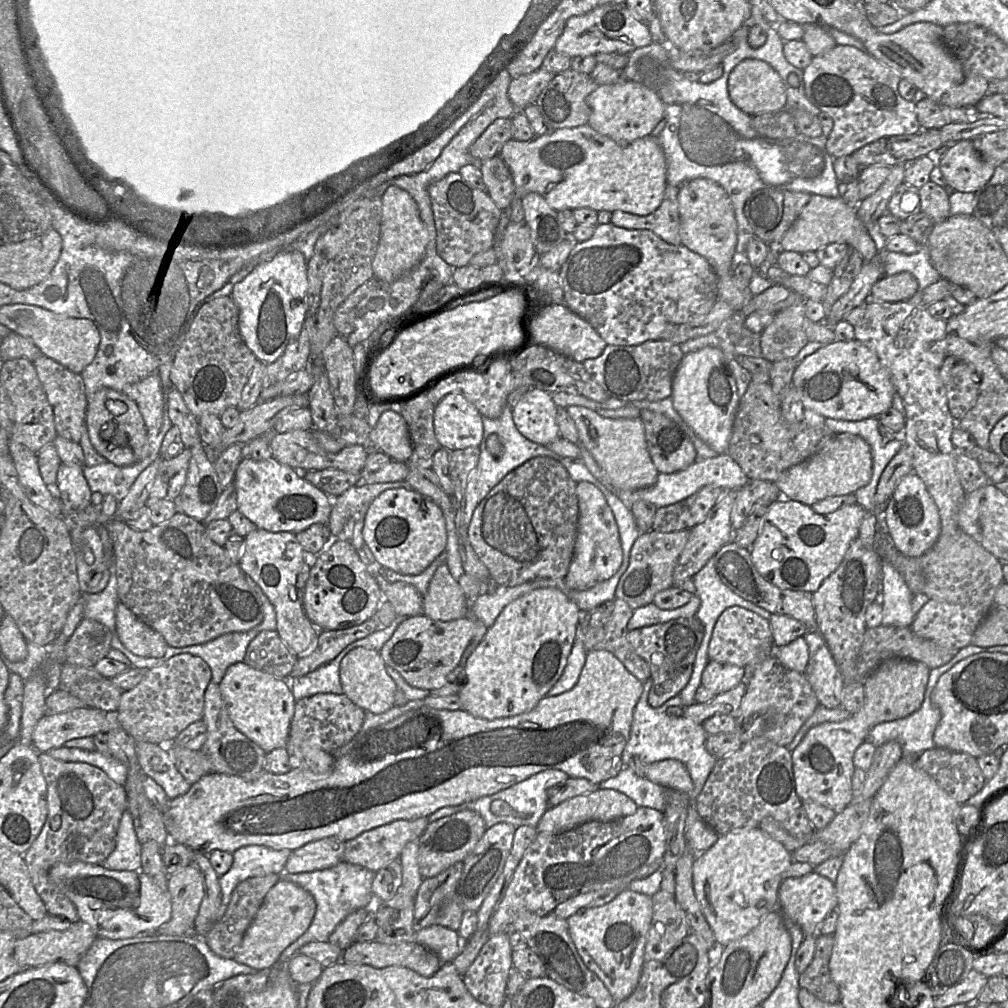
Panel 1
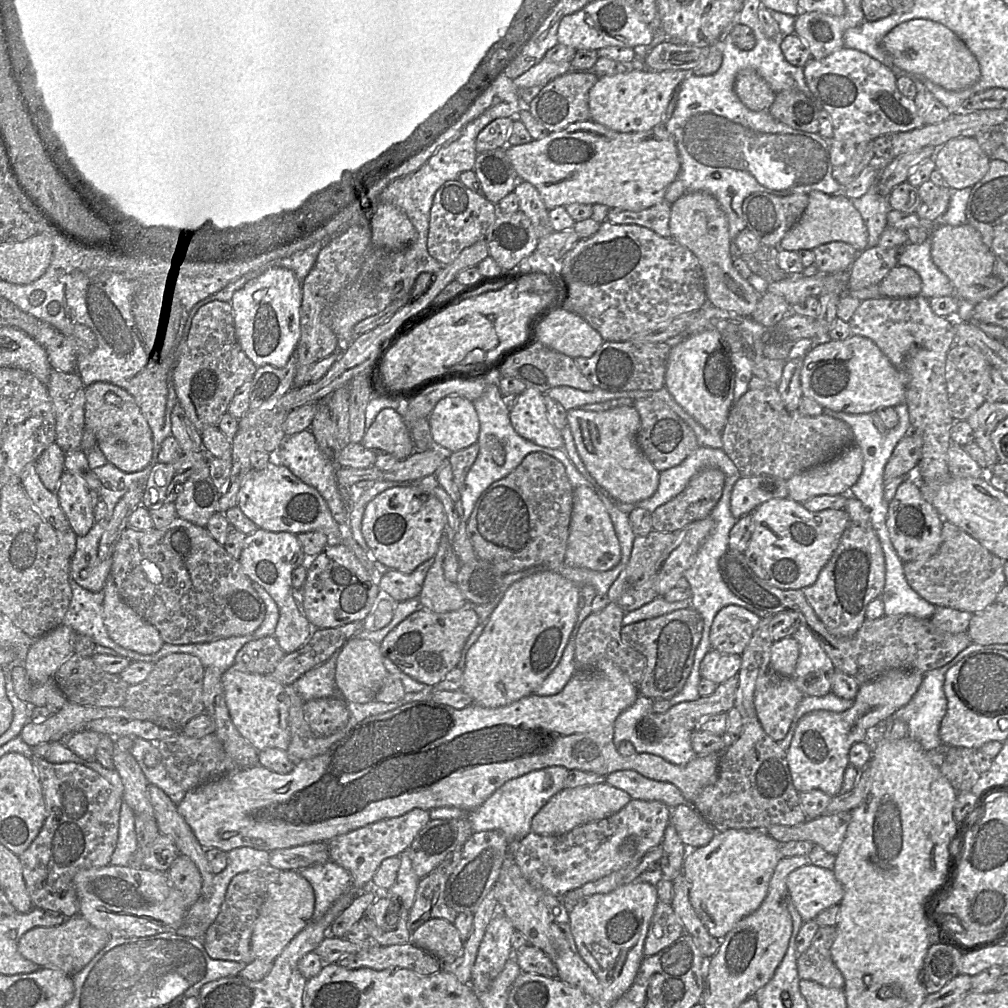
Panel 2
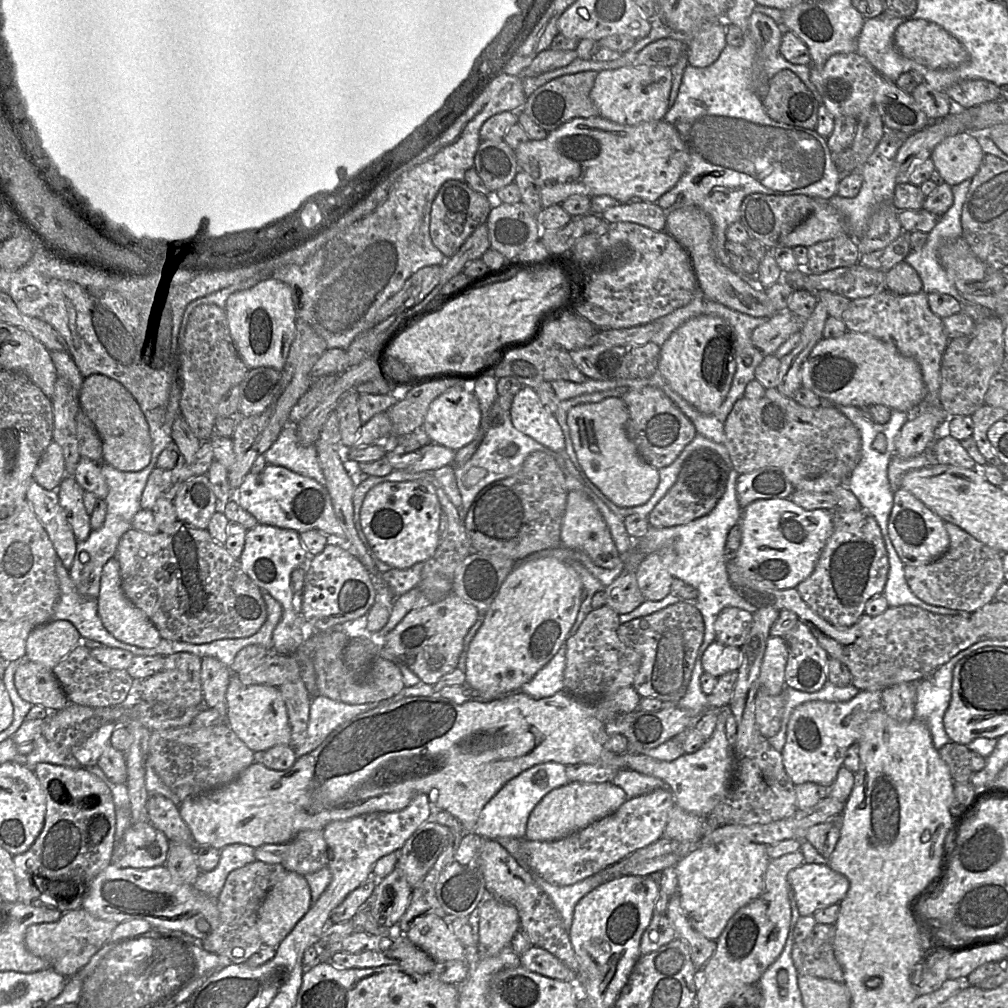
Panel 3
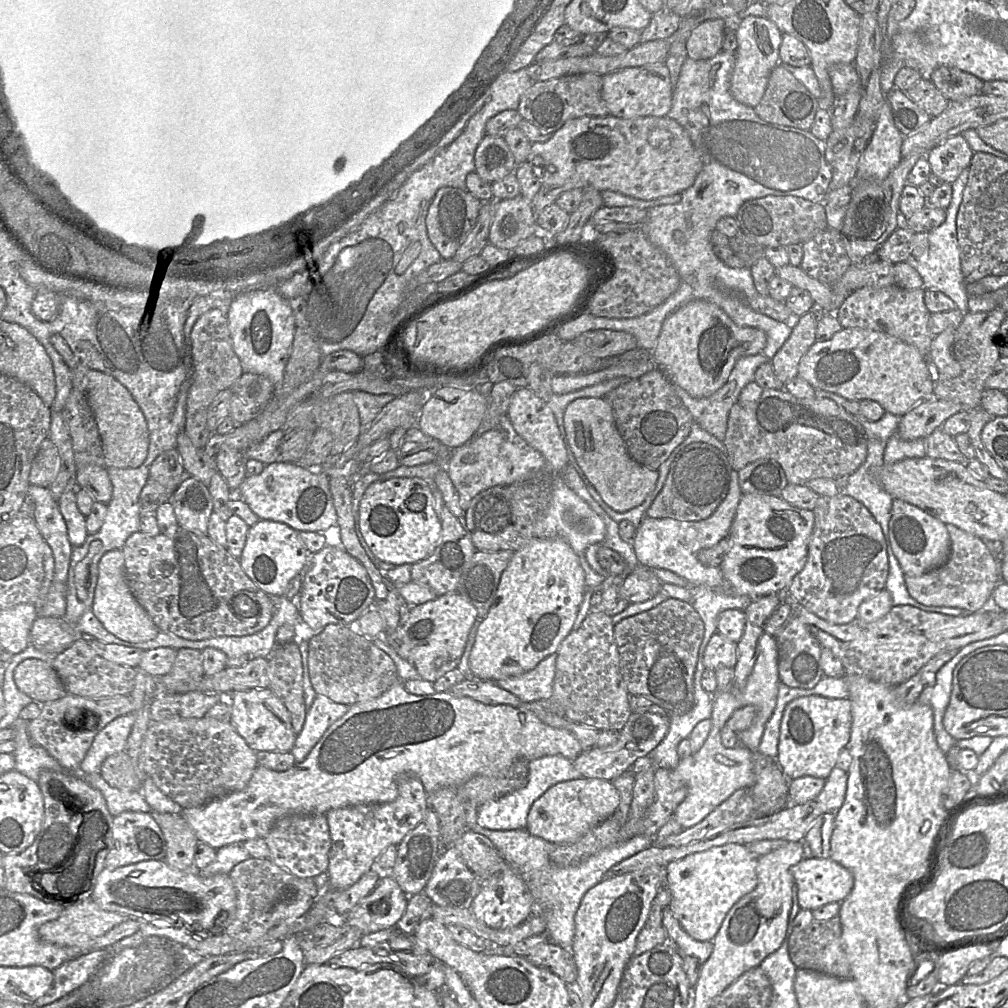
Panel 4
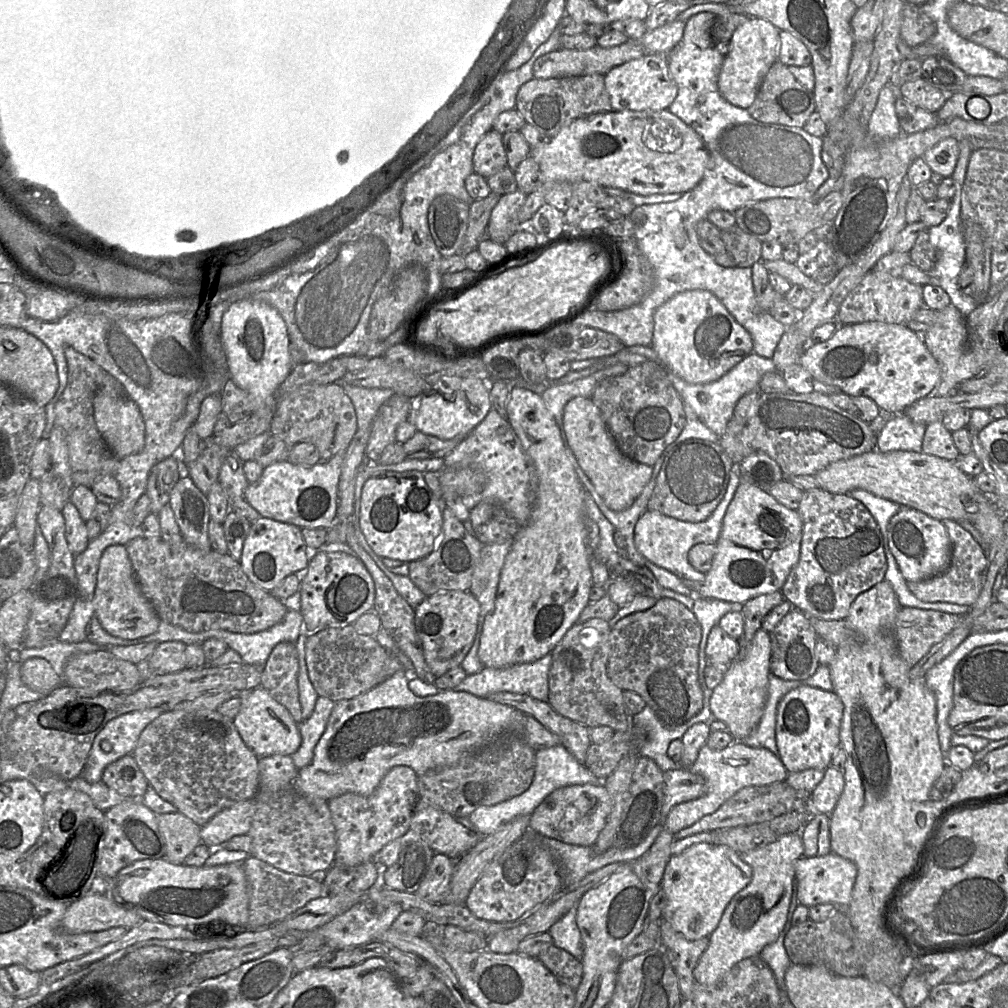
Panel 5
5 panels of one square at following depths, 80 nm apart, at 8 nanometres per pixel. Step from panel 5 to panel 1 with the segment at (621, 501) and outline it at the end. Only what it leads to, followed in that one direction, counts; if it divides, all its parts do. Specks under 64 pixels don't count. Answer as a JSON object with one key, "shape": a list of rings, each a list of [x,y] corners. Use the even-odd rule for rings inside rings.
{"shape":[[[577,405],[565,409],[577,427],[581,445],[592,455],[614,487],[633,491],[656,483],[659,471],[650,457],[640,417],[605,418],[588,407]]]}

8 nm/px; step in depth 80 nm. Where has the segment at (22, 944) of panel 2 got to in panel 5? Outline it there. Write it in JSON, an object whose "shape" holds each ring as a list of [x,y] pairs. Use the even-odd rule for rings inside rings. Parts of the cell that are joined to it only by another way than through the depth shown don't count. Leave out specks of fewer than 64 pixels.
{"shape":[[[91,892],[67,907],[62,927],[69,934],[82,934],[114,927],[131,929],[143,921],[141,916],[120,907],[105,893]]]}

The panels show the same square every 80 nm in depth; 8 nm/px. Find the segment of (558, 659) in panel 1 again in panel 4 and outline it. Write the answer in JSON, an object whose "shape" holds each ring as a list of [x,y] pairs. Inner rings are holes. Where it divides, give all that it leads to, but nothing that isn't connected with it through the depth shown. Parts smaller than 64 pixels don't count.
{"shape":[[[534,537],[514,551],[501,574],[488,614],[476,632],[469,657],[470,675],[483,681],[497,682],[533,669],[545,657],[556,652],[561,641],[573,629],[585,588],[585,573],[579,557],[565,540]]]}

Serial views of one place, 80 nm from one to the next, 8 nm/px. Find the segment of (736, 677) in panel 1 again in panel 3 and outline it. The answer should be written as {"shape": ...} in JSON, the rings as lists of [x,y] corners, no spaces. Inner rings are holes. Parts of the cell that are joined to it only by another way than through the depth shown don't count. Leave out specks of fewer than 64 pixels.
{"shape":[[[716,640],[708,646],[702,658],[704,672],[716,678],[732,671],[738,671],[740,664],[740,648],[723,645]]]}

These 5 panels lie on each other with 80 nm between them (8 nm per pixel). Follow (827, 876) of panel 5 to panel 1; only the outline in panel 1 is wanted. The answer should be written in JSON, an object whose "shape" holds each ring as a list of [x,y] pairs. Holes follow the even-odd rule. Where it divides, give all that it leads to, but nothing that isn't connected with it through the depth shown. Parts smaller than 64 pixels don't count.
{"shape":[[[813,871],[800,877],[788,877],[779,888],[779,911],[798,925],[805,935],[818,934],[818,925],[833,909],[837,909],[835,883]]]}

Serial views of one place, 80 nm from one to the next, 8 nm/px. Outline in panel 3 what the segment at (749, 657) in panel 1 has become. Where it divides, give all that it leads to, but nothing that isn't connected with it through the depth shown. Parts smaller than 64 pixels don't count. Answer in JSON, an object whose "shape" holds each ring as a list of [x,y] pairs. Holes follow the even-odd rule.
{"shape":[[[726,607],[714,624],[715,640],[723,645],[740,648],[745,642],[753,621],[753,614],[737,607]]]}

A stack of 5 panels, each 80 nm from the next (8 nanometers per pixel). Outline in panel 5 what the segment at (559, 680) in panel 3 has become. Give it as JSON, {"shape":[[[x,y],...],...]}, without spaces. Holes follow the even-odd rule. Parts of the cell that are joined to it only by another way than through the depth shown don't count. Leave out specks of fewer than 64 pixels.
{"shape":[[[551,652],[529,663],[518,663],[503,668],[482,667],[474,674],[466,677],[454,688],[478,697],[488,697],[491,693],[507,691],[525,694],[538,700],[548,700],[548,673],[552,662]]]}

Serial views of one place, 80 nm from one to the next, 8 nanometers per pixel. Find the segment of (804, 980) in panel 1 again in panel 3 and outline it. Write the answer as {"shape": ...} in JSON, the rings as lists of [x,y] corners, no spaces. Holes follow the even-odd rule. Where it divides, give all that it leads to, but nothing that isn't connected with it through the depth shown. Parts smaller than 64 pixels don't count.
{"shape":[[[816,923],[809,936],[799,943],[794,943],[792,959],[800,975],[811,975],[818,978],[830,979],[844,983],[842,968],[834,954],[835,924]]]}

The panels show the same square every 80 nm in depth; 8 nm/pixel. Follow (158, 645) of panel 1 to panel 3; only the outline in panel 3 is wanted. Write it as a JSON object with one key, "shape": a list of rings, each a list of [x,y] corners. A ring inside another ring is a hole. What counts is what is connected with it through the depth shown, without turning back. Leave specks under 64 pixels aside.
{"shape":[[[115,557],[109,559],[102,569],[97,599],[98,614],[102,623],[116,639],[140,648],[154,648],[159,644],[162,637],[158,629],[124,594],[121,587],[120,565]]]}

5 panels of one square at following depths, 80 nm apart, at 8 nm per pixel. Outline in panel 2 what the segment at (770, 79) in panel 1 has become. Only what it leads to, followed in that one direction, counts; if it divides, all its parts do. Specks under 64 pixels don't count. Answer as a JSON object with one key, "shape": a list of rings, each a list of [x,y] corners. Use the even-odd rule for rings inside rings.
{"shape":[[[752,69],[738,73],[734,91],[740,101],[753,111],[768,110],[776,96],[769,84]]]}

